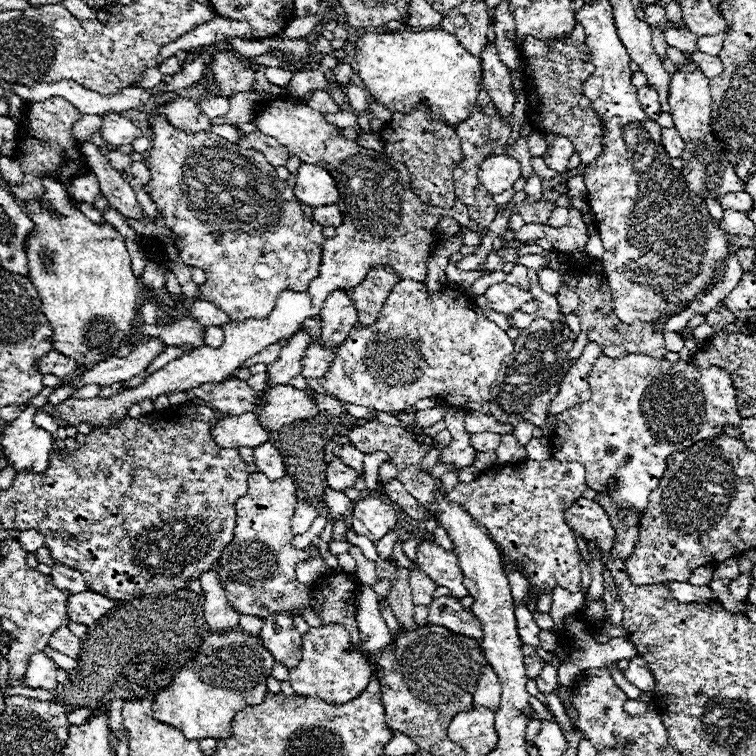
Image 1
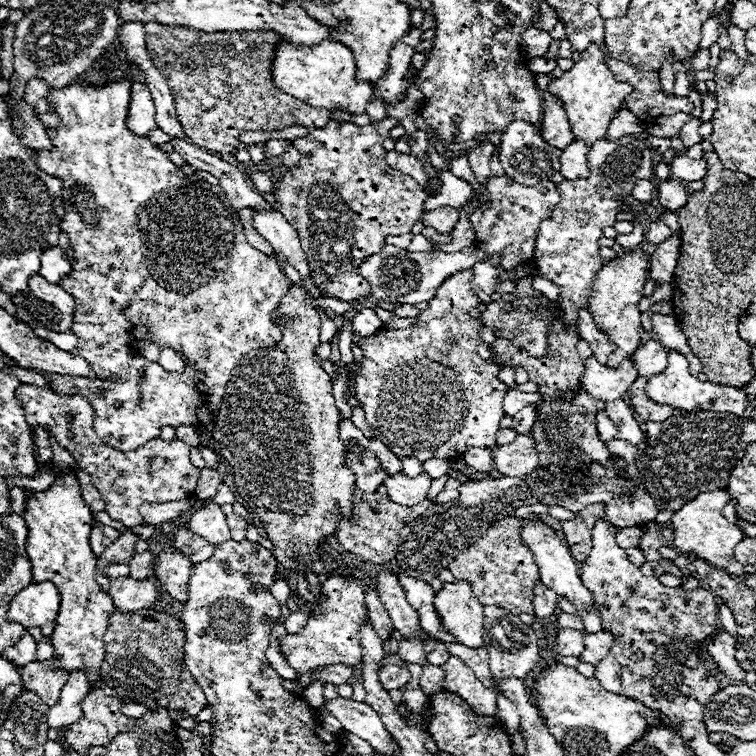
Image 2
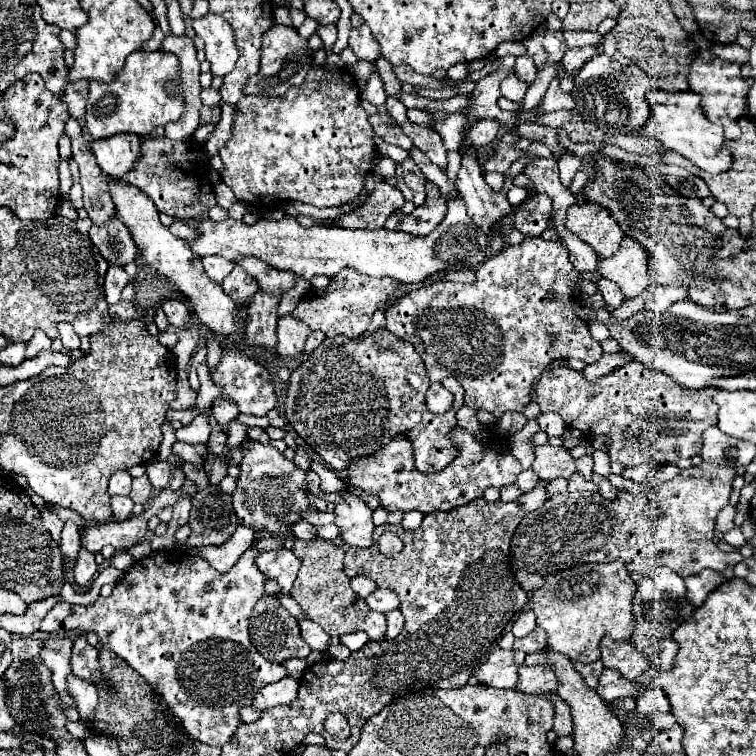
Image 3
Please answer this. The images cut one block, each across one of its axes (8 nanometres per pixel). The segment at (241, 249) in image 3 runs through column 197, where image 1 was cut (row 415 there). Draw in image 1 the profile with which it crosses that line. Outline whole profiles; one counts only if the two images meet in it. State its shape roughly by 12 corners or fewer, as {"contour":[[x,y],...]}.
{"contour":[[252,412],[212,428],[220,448],[256,448],[268,432]]}

